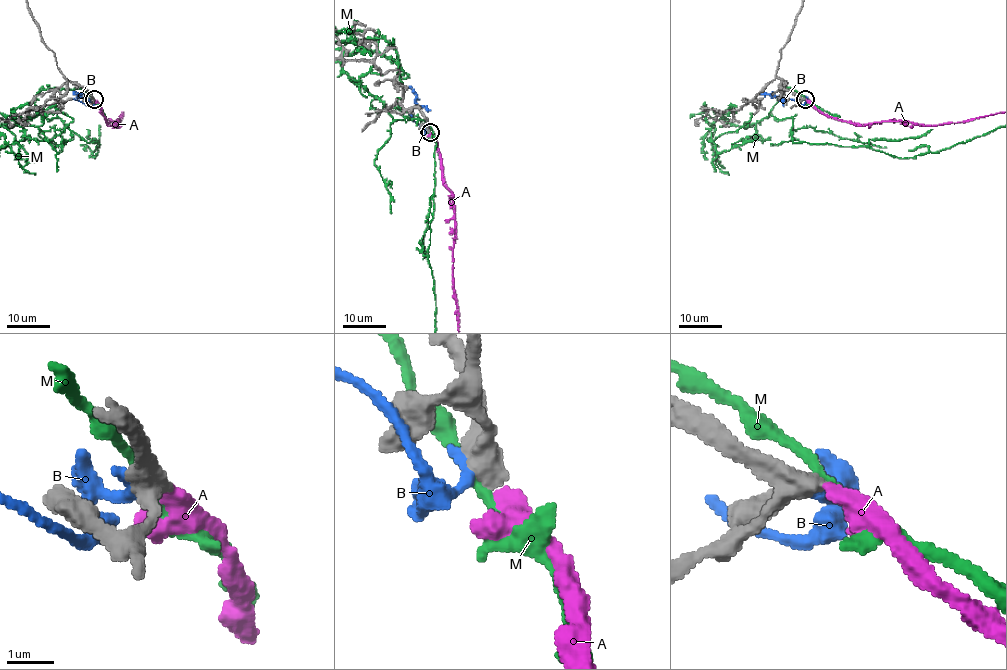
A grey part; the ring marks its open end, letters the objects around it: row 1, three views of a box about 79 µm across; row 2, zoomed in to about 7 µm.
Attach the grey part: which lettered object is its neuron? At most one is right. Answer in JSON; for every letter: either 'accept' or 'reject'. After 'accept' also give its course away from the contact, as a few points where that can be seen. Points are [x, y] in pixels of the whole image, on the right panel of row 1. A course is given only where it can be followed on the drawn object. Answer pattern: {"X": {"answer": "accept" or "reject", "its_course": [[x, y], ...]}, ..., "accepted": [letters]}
{"A": {"answer": "accept", "its_course": [[805, 99], [825, 114], [866, 125], [895, 120], [943, 125]]}, "B": {"answer": "reject"}, "M": {"answer": "reject"}, "accepted": ["A"]}

